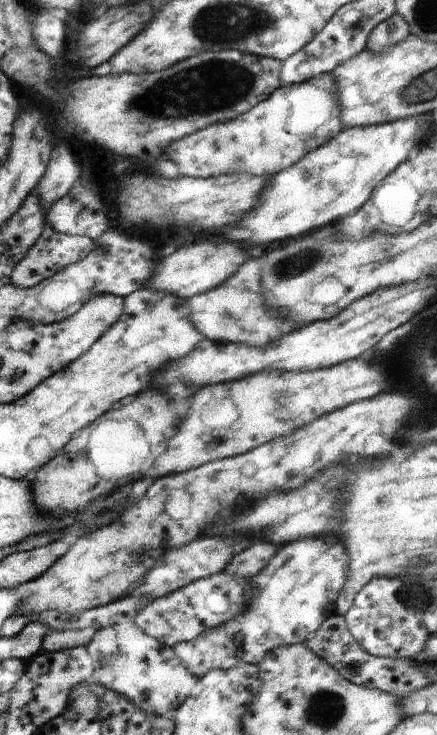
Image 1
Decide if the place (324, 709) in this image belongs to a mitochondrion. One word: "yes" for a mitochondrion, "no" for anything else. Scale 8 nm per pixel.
yes

